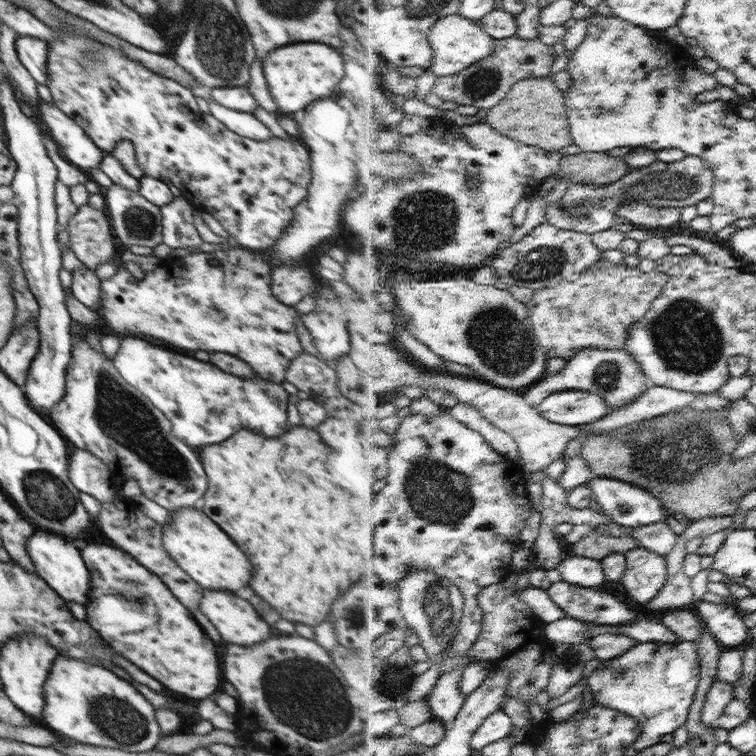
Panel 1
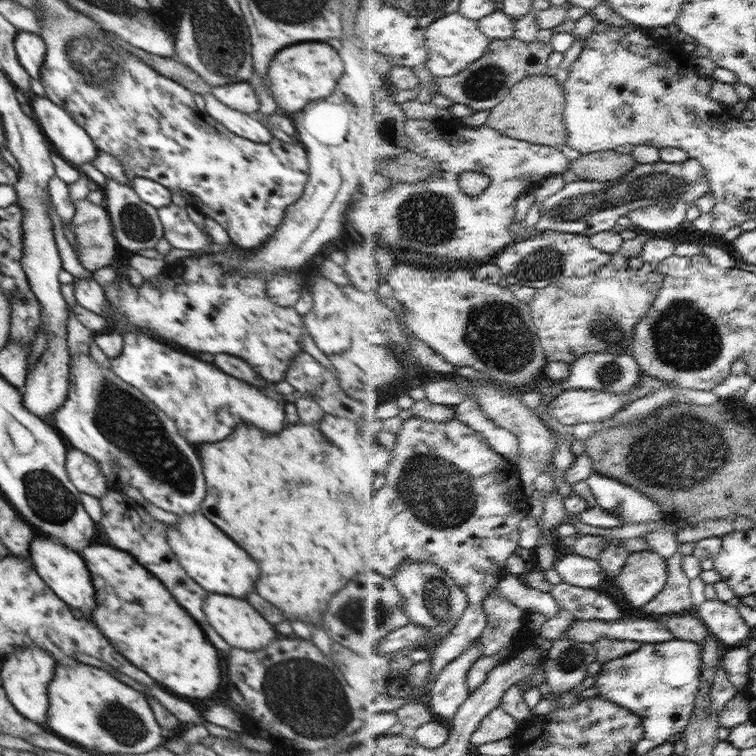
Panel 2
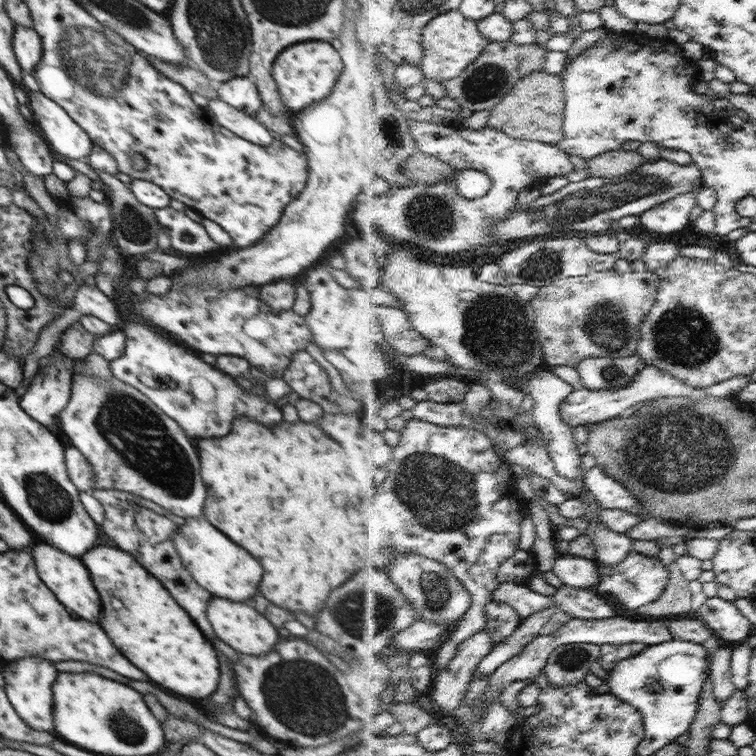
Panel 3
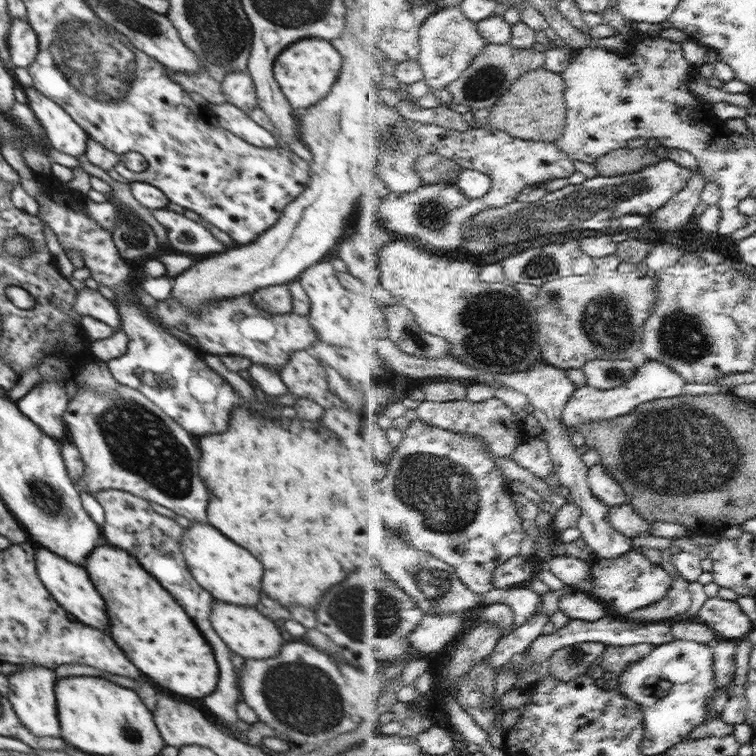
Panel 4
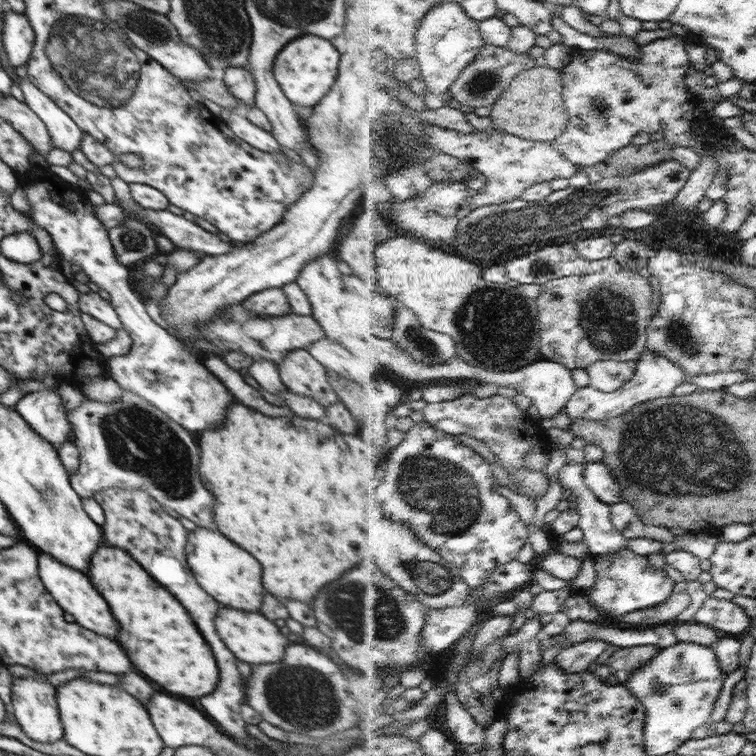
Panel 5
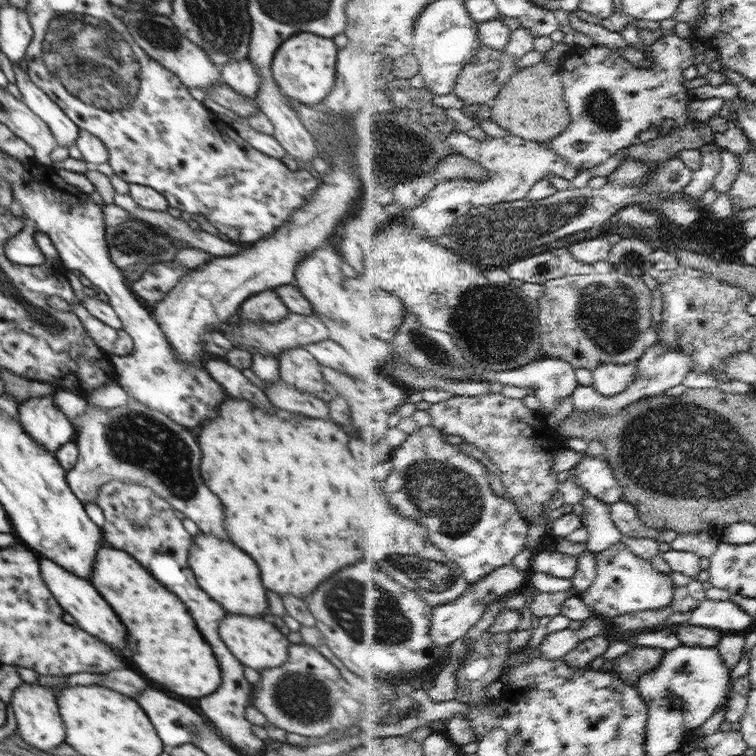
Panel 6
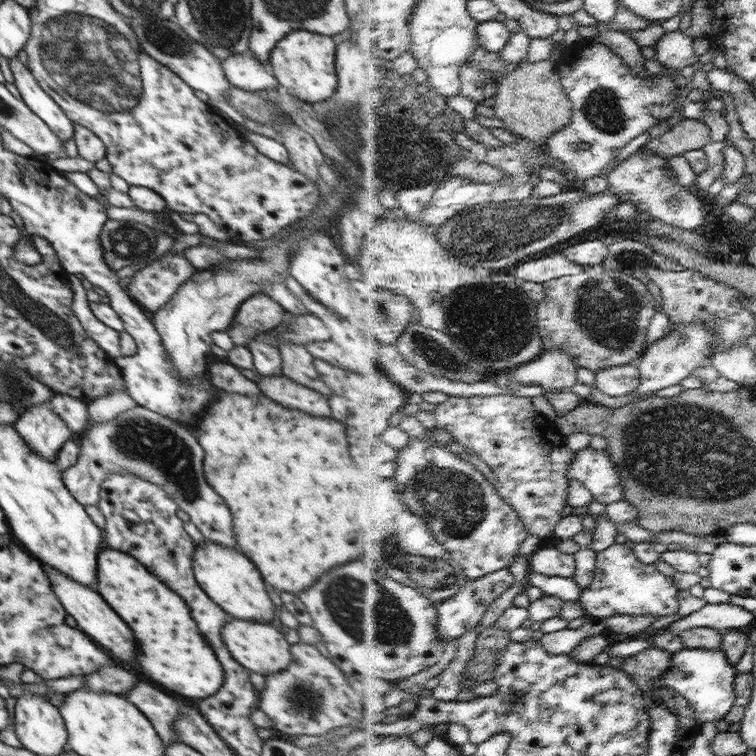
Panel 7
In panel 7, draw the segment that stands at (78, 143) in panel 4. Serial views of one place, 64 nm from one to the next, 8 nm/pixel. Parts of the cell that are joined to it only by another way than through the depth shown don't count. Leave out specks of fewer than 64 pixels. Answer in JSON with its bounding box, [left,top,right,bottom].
[9,58,74,142]

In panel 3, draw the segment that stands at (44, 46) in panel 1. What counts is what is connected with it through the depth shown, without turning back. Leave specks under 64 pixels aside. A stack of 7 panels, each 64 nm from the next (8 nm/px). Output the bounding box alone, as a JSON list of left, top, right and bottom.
[12,24,42,74]

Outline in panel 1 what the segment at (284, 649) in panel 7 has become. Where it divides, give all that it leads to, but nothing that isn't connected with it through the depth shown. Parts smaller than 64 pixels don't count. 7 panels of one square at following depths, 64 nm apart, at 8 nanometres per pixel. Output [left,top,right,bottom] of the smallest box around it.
[200,590,273,646]

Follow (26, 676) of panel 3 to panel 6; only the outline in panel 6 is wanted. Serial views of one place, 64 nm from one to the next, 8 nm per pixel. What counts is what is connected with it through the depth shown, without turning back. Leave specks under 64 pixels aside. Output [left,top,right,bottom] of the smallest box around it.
[11,681,65,751]

